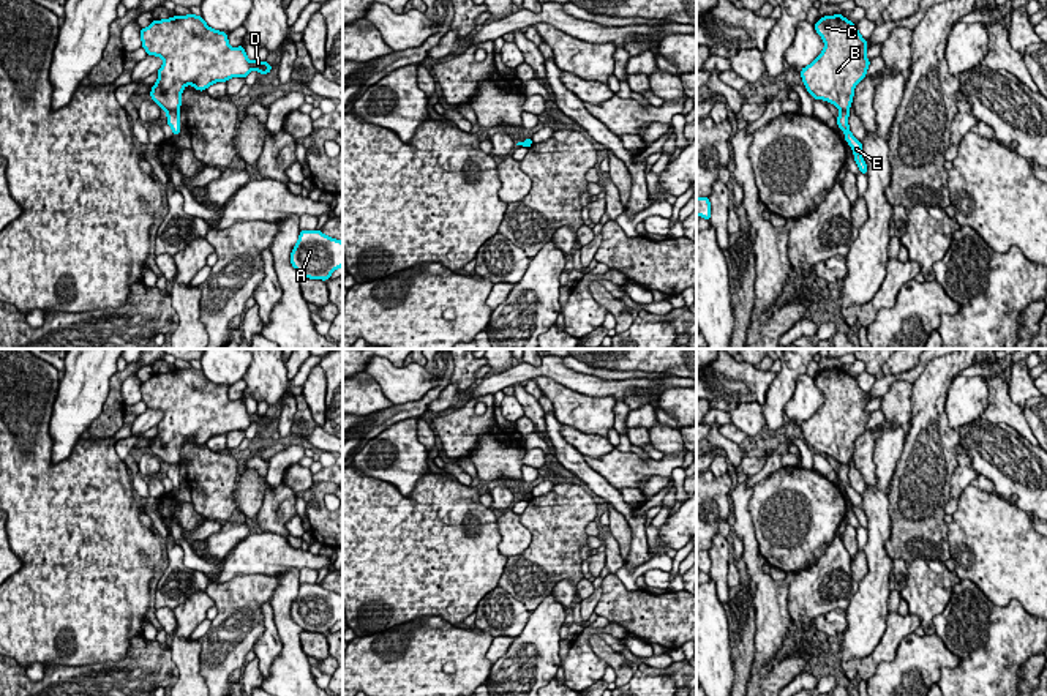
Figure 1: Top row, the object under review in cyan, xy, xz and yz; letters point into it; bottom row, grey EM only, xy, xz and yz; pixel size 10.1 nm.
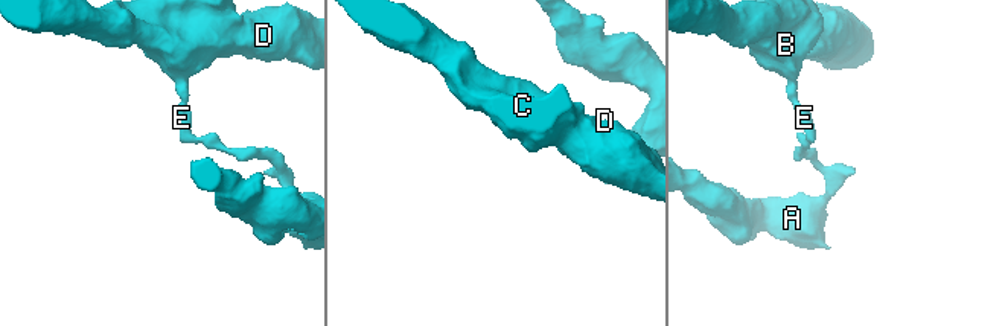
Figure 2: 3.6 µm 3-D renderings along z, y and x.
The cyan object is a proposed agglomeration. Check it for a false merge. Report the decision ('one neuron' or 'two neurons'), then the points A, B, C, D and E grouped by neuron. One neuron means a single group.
two neurons; groups A E / B C D

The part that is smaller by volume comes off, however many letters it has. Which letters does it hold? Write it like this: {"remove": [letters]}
{"remove": ["A", "E"]}

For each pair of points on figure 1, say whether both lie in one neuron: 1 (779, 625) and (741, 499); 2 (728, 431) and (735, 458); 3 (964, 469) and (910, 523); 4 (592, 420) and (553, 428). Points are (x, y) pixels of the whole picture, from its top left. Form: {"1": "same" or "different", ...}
{"1": "same", "2": "different", "3": "different", "4": "different"}

